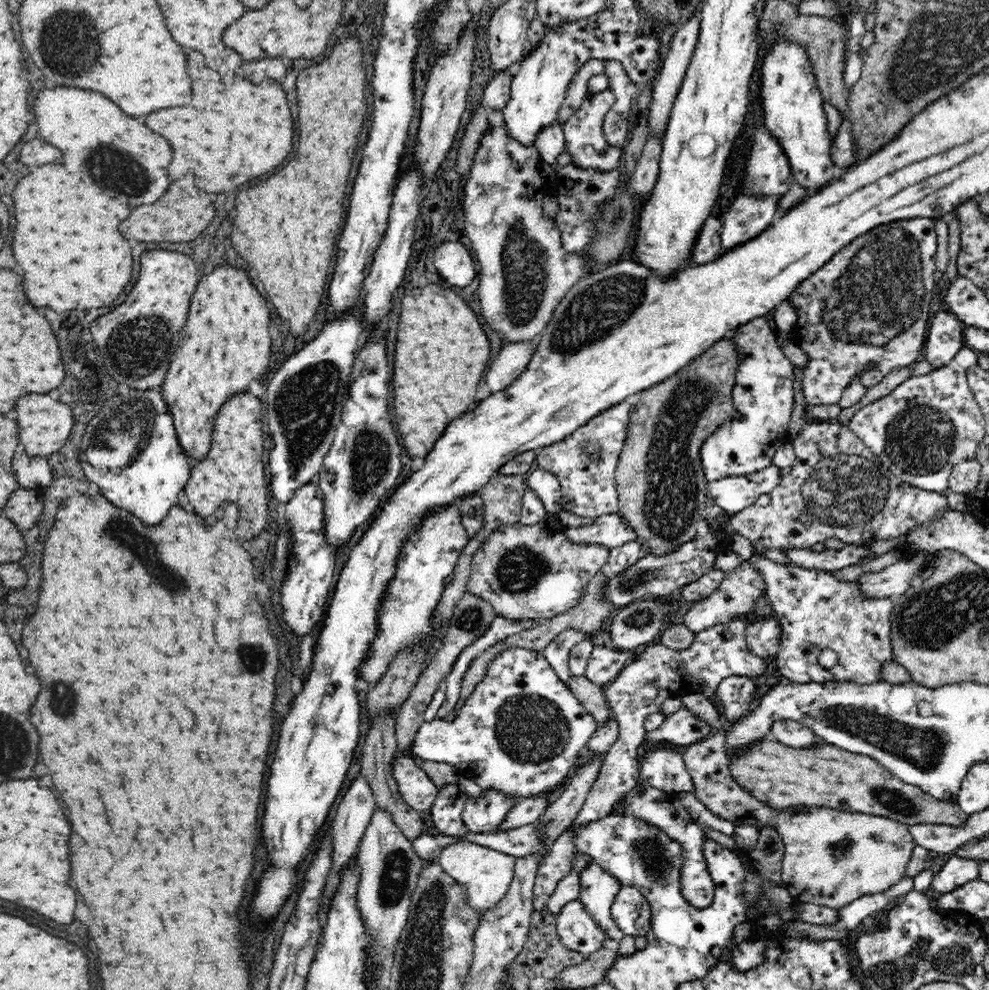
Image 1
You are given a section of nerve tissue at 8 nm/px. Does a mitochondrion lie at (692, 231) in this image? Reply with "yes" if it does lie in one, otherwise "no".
no

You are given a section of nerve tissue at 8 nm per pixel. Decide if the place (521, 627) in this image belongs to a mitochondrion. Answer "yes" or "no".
no

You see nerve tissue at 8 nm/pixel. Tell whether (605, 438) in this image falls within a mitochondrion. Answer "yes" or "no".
no

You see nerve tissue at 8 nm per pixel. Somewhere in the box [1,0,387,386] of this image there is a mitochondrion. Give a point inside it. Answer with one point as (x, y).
(69, 46)

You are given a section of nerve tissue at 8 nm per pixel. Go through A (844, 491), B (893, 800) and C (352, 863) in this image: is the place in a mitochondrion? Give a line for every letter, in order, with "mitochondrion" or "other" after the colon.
A: mitochondrion
B: mitochondrion
C: other

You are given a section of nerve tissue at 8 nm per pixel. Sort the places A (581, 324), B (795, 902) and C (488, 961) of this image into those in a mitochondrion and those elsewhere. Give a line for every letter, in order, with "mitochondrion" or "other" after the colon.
A: mitochondrion
B: other
C: other

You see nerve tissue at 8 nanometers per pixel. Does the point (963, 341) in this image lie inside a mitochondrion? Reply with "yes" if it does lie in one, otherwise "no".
no

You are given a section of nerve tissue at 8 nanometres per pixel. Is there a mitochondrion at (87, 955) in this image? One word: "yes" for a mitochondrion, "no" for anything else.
no

